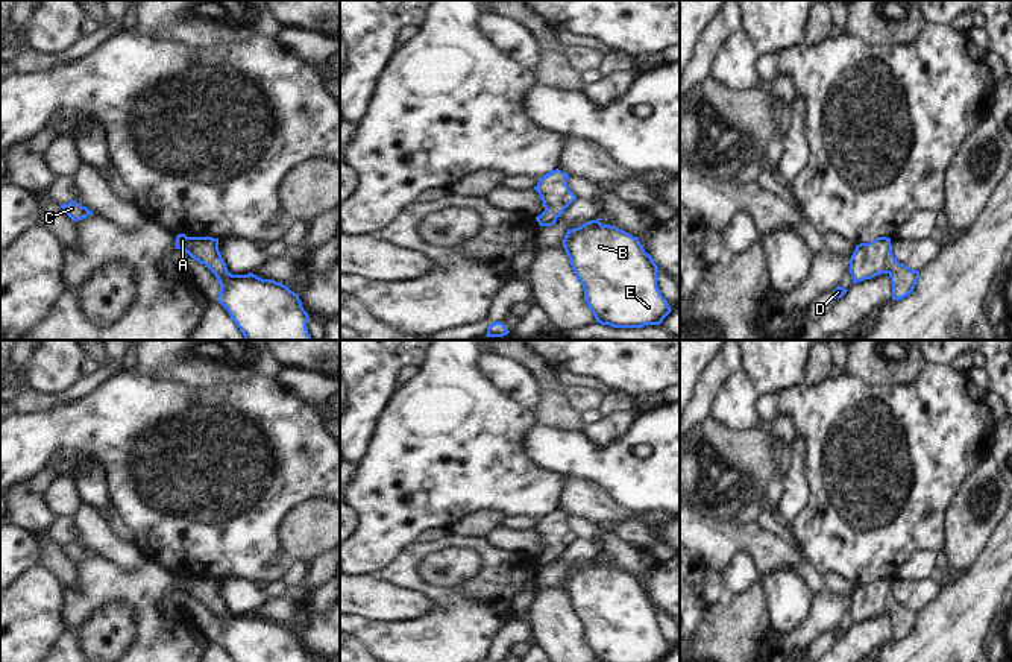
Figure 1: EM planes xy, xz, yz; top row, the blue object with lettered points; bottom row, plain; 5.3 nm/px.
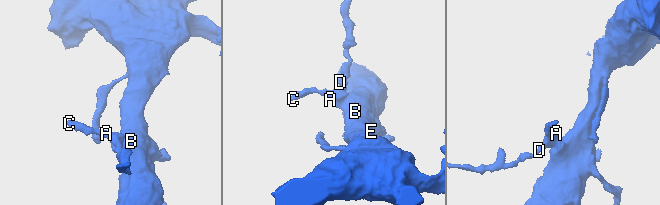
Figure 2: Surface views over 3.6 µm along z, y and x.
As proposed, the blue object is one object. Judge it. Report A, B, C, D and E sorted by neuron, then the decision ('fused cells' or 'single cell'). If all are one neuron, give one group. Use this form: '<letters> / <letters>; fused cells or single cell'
A B C D E; single cell

